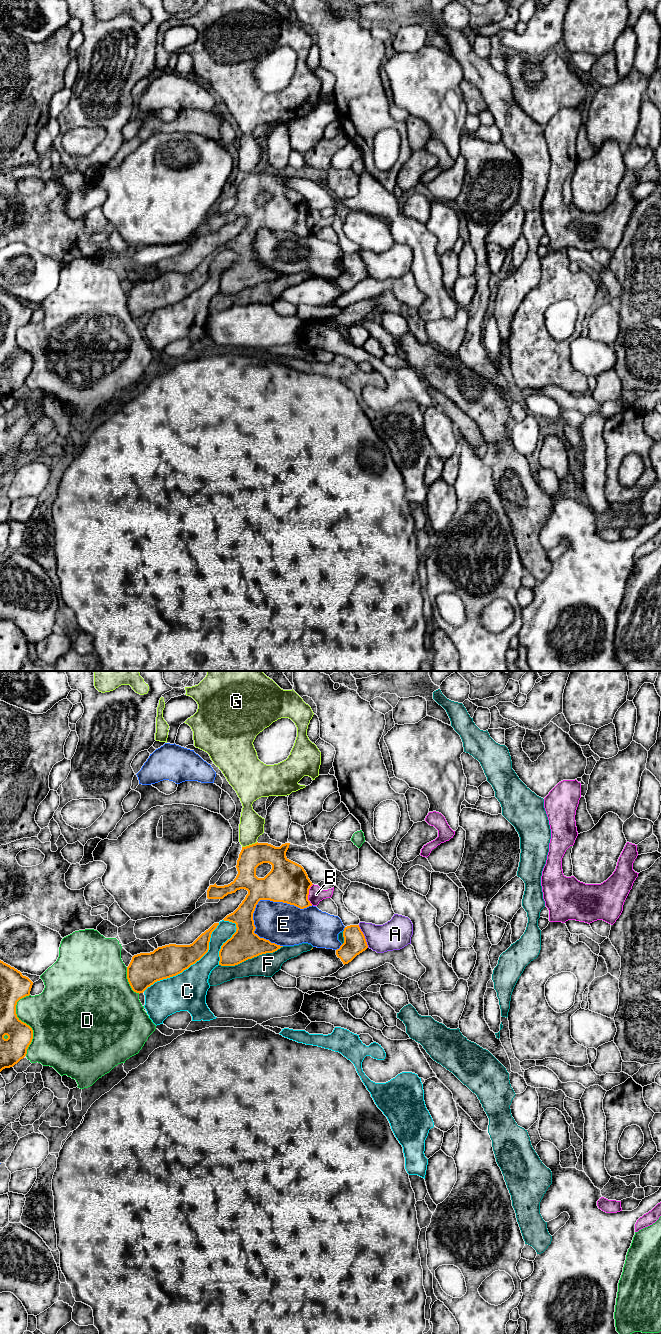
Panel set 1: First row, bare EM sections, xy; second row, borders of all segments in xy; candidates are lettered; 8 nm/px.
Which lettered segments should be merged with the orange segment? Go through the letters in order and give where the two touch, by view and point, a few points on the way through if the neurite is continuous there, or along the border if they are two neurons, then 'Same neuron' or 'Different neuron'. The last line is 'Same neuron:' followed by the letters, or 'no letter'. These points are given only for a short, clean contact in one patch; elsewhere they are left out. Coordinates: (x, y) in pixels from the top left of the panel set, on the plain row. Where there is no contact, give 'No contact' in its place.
A: Touches orange at xy (364, 264). Different neuron
B: Touches orange at xy (308, 222). Boundary: xy (313, 212), (309, 217), (308, 223), (308, 228), (311, 232). Different neuron
C: Touches orange at xy (189, 294). Different neuron
D: Touches orange at xy (25, 351). Different neuron
E: Touches orange at xy (270, 228). Different neuron
F: Touches orange at xy (251, 286). Different neuron
G: Touches orange at xy (249, 173). Boundary: xy (257, 170), (242, 175). Different neuron
Same neuron: no letter

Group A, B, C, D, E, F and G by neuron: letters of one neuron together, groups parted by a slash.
A / B / C / D / E / F G

